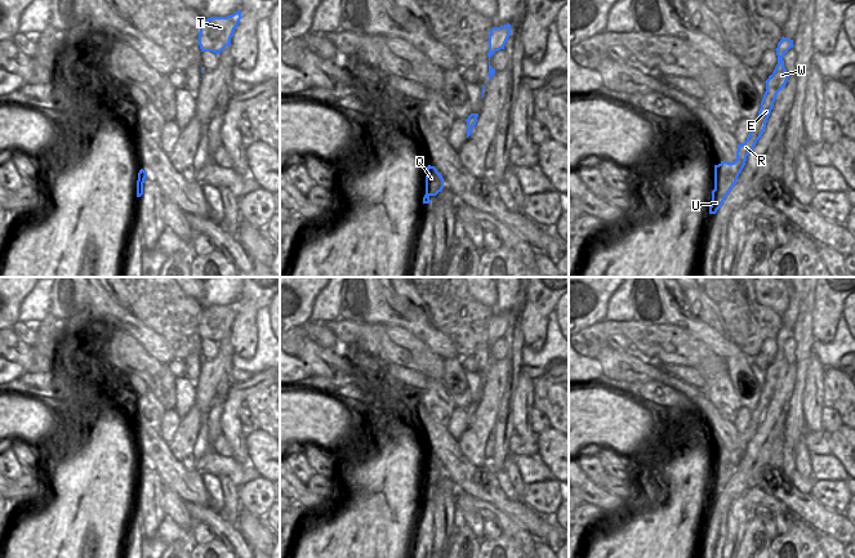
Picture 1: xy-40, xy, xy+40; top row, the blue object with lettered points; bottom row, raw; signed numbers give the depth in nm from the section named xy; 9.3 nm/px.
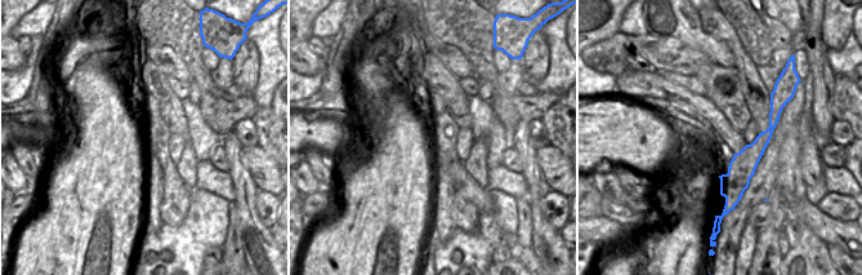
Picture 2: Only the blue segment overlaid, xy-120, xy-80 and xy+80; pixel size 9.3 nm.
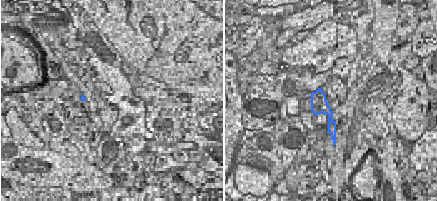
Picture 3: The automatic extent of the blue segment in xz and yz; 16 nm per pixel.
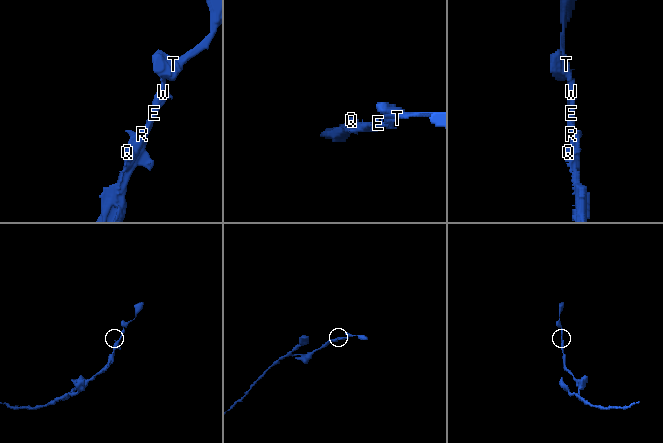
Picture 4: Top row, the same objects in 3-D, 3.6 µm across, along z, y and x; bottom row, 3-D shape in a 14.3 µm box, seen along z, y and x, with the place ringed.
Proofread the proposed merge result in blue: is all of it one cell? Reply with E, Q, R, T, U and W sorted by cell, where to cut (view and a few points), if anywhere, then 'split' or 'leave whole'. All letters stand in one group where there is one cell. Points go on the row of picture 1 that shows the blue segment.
E Q R T U W | no cut | leave whole

